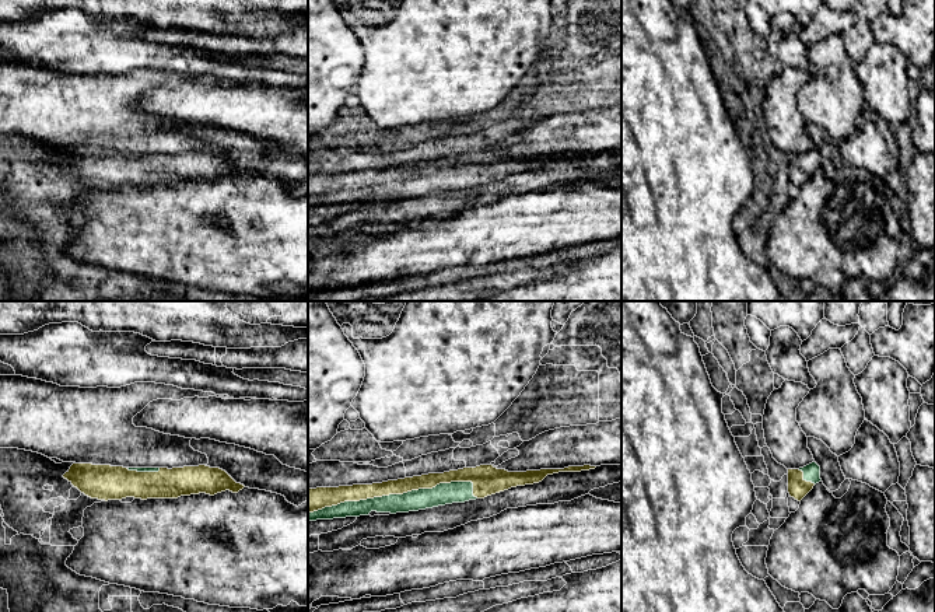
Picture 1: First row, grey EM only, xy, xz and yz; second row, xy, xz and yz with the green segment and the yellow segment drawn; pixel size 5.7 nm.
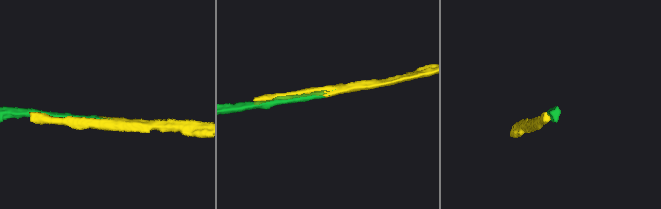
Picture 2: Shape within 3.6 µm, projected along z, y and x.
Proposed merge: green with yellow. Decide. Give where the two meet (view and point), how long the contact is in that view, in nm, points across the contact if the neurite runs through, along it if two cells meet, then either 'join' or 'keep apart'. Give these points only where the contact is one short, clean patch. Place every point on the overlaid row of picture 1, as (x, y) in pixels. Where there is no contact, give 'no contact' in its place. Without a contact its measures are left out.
xz (398, 495) | 1000 nm | join

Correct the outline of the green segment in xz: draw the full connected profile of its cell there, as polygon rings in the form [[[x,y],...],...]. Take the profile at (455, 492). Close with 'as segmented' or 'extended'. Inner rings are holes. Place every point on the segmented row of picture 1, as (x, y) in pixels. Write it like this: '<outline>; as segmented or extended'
[[[480,465],[372,485],[308,489],[308,521],[360,517],[368,515],[371,511],[409,513],[465,503],[511,487],[539,483],[547,475],[595,468],[584,465],[564,469],[508,472],[493,465]]]; extended

